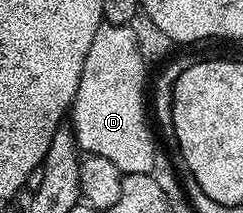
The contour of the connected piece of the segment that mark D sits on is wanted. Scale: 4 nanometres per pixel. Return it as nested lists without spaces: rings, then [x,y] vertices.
[[[102,22],[100,29],[95,33],[95,41],[91,41],[91,49],[87,53],[87,61],[83,61],[83,73],[79,77],[79,89],[73,98],[71,108],[71,130],[73,136],[77,139],[77,146],[86,156],[98,155],[99,157],[107,157],[110,168],[121,170],[122,176],[126,175],[147,175],[154,170],[153,166],[157,163],[157,147],[153,144],[153,131],[149,128],[149,119],[145,116],[145,99],[147,103],[147,87],[145,91],[145,59],[137,51],[129,51],[133,47],[133,39],[128,35],[124,26],[116,23]]]

